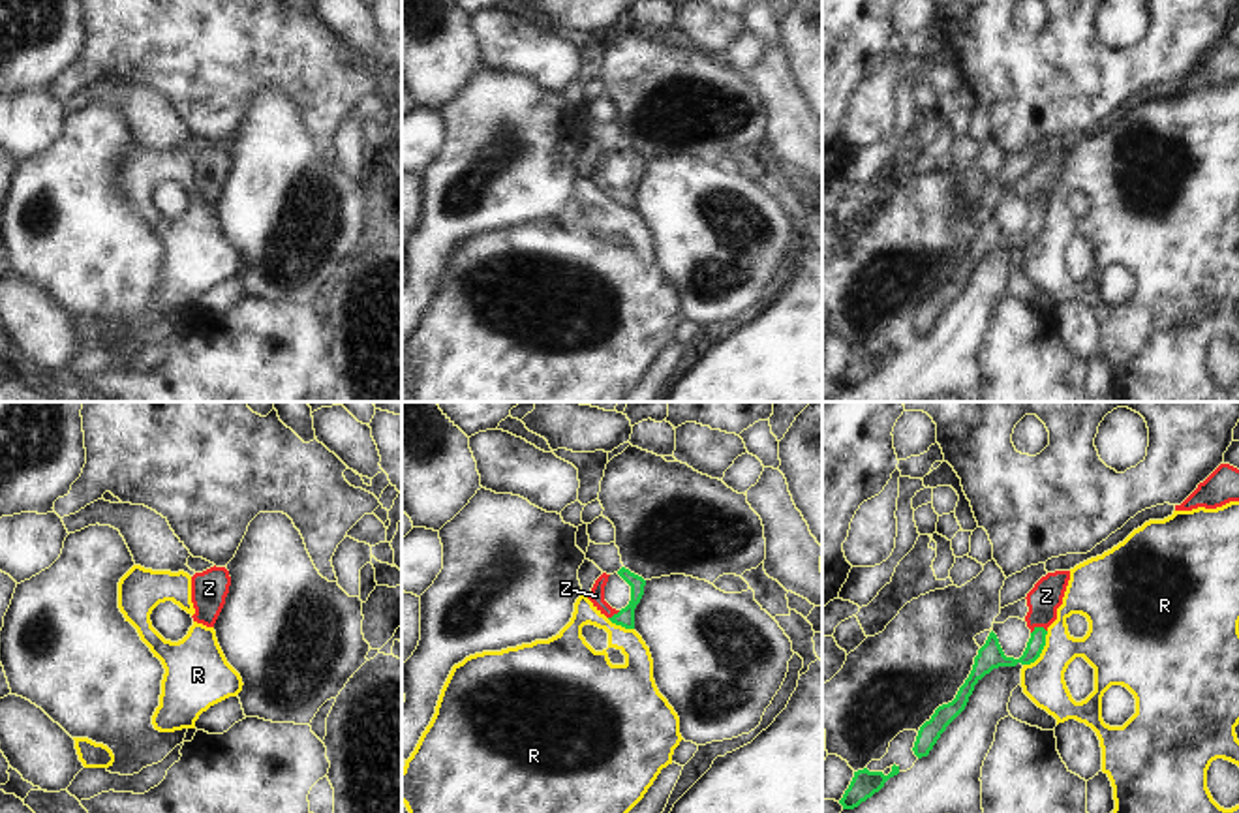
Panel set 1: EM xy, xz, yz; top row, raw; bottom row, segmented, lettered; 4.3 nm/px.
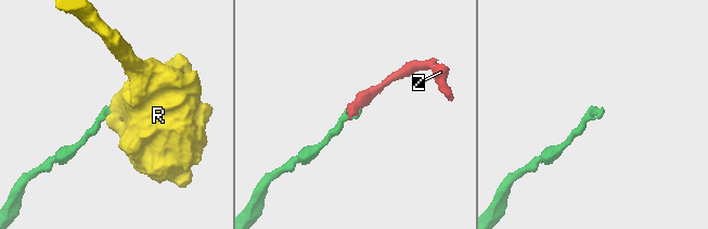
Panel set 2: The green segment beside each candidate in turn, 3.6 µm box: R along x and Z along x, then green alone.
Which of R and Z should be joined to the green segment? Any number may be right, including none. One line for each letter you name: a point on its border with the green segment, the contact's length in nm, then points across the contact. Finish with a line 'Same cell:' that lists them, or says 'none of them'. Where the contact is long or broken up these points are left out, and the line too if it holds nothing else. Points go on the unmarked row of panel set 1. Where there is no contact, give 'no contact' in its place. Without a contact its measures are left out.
Z: meets green in yz at (1039, 207); contact 70 nm long; runs through yz (990, 235), (1022, 239), (1039, 207), (1046, 175)
Same cell: Z

